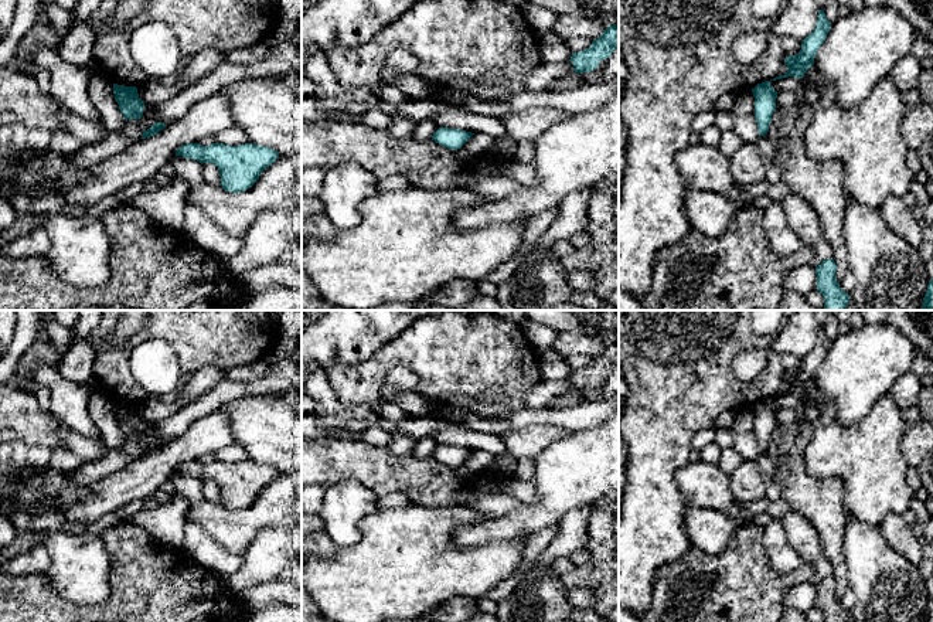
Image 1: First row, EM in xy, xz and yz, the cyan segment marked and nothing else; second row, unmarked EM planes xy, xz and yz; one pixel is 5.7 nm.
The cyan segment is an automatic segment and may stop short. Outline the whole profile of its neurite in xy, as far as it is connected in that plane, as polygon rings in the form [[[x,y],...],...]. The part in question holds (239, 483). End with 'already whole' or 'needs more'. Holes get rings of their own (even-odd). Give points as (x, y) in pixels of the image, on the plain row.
[[[187,460],[177,466],[176,473],[215,482],[222,506],[229,510],[241,510],[255,502],[262,489],[275,480],[279,470],[253,460],[239,463]]]; already whole

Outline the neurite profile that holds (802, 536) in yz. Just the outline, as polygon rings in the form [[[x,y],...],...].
[[[789,510],[782,519],[790,545],[796,550],[804,562],[811,562],[814,572],[811,581],[814,585],[823,578],[832,575],[832,564],[823,554],[815,528],[797,511]]]

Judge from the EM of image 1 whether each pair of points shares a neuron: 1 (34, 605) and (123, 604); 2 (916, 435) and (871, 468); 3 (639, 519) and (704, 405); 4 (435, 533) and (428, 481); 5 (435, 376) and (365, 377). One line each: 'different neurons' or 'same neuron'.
1: same neuron
2: different neurons
3: same neuron
4: different neurons
5: same neuron

